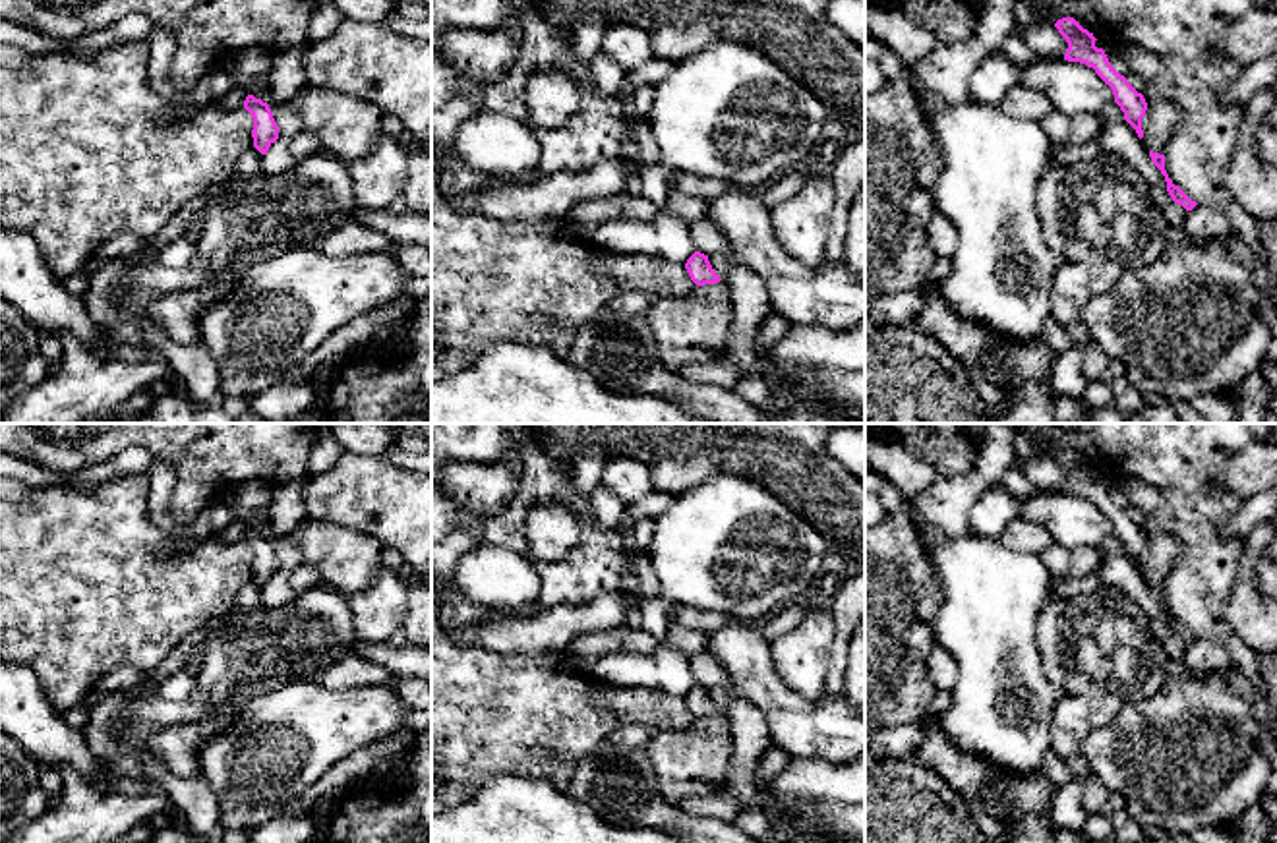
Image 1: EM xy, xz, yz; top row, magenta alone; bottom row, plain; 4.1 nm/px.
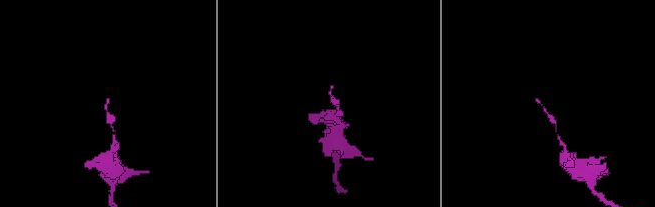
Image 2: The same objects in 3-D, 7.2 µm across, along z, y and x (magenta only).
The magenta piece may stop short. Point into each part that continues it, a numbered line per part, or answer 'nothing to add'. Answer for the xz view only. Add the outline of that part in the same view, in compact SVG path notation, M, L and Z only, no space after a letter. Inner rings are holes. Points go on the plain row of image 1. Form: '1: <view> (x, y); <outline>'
nothing to add

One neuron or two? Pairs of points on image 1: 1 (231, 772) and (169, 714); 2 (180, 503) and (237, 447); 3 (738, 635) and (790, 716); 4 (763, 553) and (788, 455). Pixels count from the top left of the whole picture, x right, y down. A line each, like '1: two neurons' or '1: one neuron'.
1: two neurons
2: one neuron
3: one neuron
4: two neurons

